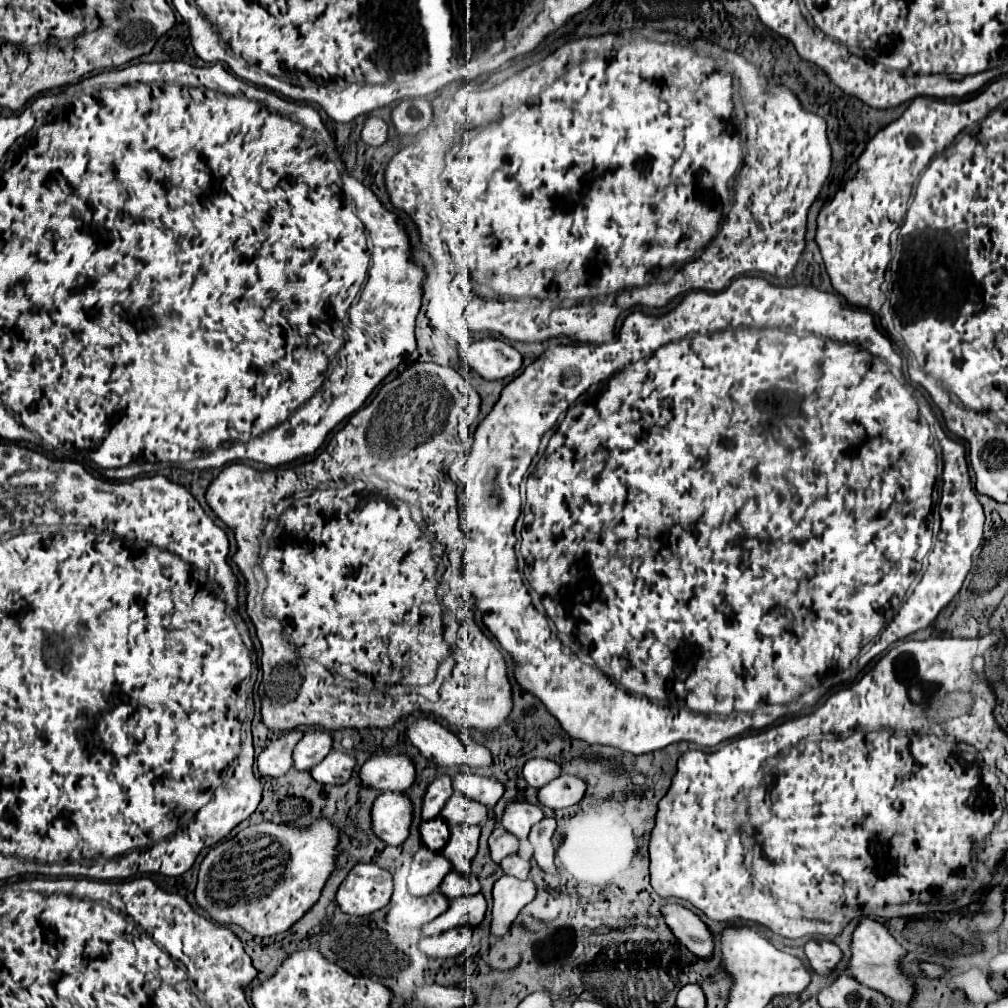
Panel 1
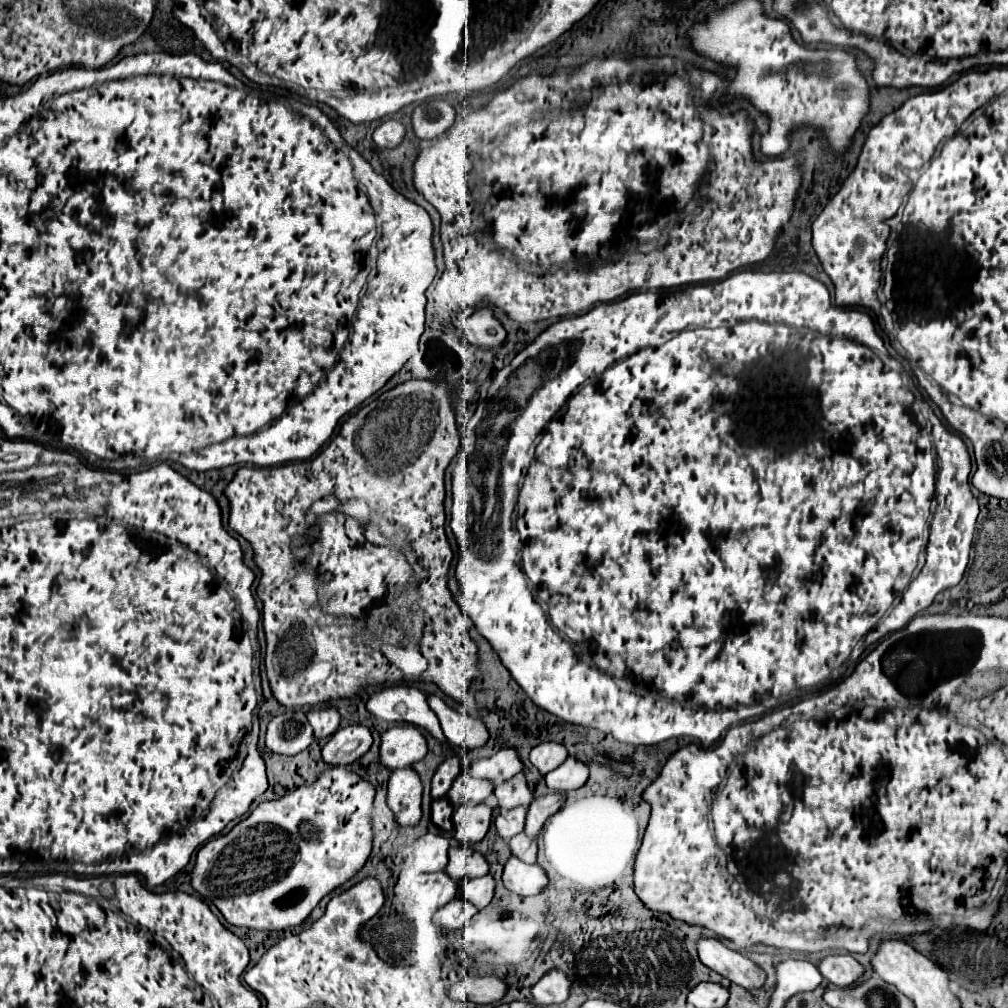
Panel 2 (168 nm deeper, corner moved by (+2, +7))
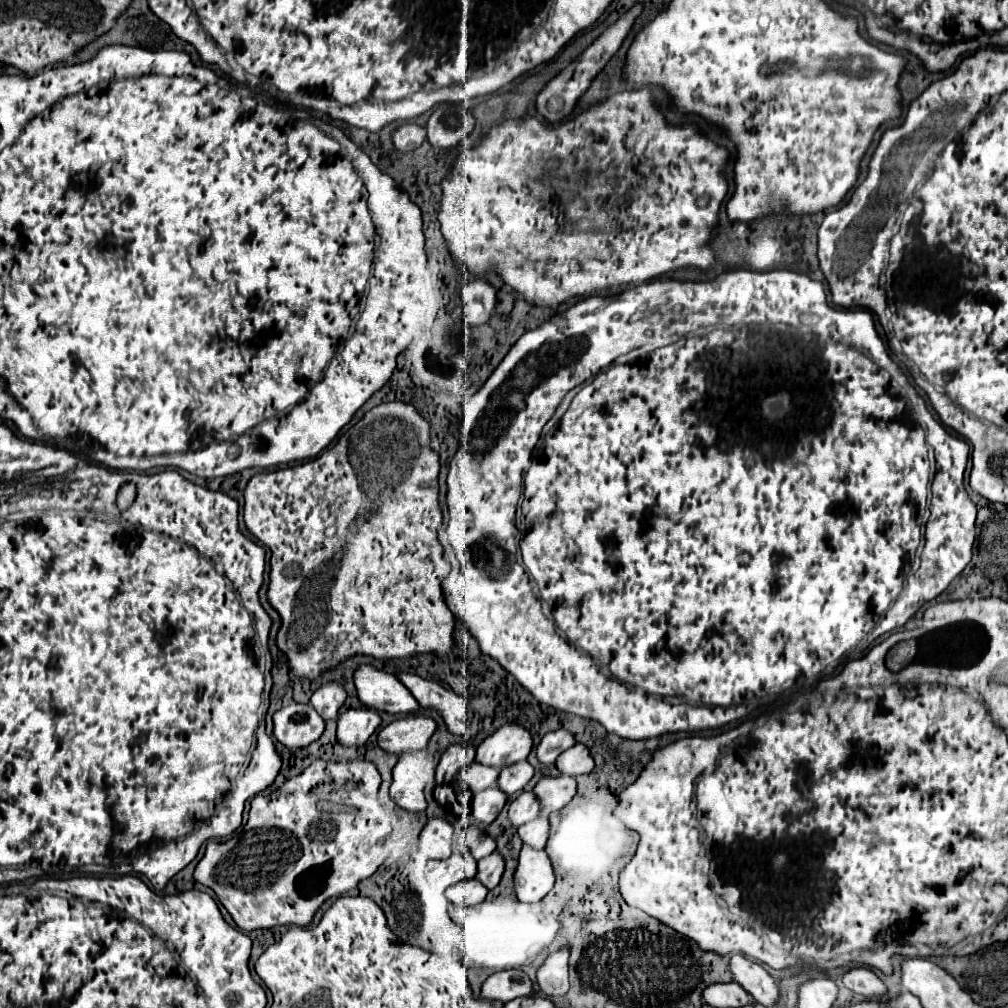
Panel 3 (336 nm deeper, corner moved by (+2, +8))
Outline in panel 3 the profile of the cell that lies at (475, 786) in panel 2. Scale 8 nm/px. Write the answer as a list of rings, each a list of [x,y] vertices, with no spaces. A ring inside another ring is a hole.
[[[472,762],[466,770],[460,772],[458,778],[460,778],[462,784],[466,784],[476,794],[476,792],[480,792],[484,788],[494,786],[496,780],[498,780],[498,774],[500,774],[500,770],[496,770],[492,766],[484,766],[484,764]]]

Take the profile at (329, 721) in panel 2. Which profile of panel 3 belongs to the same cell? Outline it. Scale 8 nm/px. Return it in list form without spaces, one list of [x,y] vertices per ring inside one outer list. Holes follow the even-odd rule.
[[[328,682],[324,686],[320,686],[312,698],[310,704],[316,708],[316,712],[324,718],[324,720],[336,720],[338,718],[338,710],[346,700],[346,690],[344,684],[340,682]]]

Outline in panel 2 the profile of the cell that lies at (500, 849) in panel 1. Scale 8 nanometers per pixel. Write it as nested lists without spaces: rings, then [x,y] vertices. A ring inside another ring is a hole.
[[[516,807],[510,811],[502,811],[496,819],[496,831],[504,841],[510,841],[516,833],[524,831],[524,817],[526,817],[526,809],[524,807]]]

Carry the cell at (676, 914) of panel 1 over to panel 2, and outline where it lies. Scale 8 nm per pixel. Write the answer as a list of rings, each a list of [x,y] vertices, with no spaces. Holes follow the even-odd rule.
[[[716,937],[700,939],[696,949],[698,949],[700,961],[706,967],[710,967],[716,973],[724,975],[732,983],[738,983],[738,985],[742,985],[746,989],[754,989],[754,987],[760,987],[764,983],[764,979],[766,979],[764,971],[758,965],[754,965],[746,955],[726,947]]]

